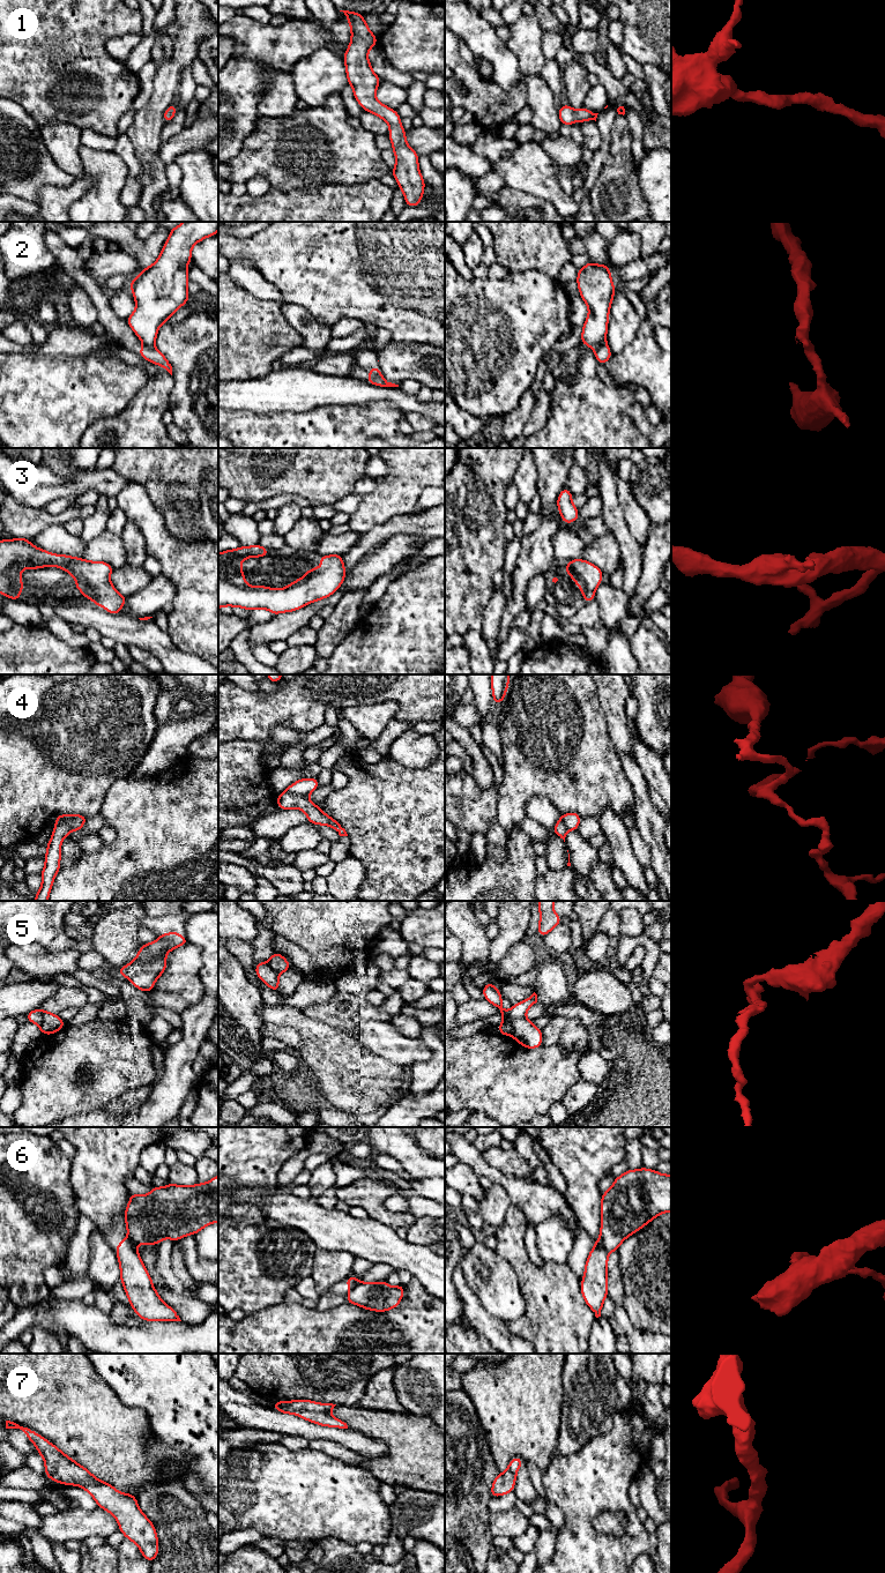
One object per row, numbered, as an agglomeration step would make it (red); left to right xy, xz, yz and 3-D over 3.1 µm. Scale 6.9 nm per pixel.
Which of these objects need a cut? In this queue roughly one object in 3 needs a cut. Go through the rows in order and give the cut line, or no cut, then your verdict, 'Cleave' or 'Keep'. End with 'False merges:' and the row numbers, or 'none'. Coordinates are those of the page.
1: No split. Keep
2: Split along yz (604, 341), (595, 349). Cleave
3: No split. Keep
4: Split along xz (285, 790), (305, 797). Cleave
5: Split along yz (523, 1016), (511, 1020), (512, 1035). Cleave
6: Split along xy (128, 1238), (140, 1258). Cleave
7: No split. Keep
False merges: 2, 4, 5, 6

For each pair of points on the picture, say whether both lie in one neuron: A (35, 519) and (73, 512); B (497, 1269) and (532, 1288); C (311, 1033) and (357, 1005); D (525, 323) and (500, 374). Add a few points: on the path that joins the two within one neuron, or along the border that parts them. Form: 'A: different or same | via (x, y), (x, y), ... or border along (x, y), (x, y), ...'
A: same | via (44, 519), (61, 519), (64, 516)
B: different | border along (503, 1258), (517, 1275), (526, 1304), (525, 1307)
C: different | border along (302, 1011), (307, 1016), (344, 1030), (348, 1034)
D: same | via (525, 336), (525, 350), (513, 362)

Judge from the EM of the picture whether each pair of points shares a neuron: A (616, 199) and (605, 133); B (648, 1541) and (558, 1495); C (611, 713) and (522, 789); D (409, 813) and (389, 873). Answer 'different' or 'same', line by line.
A: different
B: same
C: different
D: same

